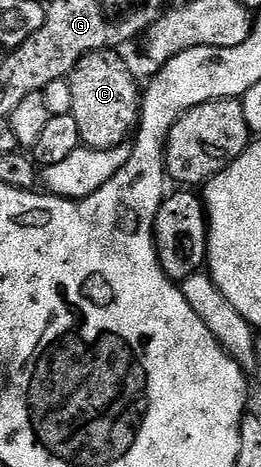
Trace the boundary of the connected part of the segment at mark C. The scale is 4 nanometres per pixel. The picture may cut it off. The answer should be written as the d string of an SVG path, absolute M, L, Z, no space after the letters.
M101 49L84 55L68 78L72 91L72 111L80 127L80 139L87 149L115 149L131 140L138 127L140 81L134 78L121 52Z

